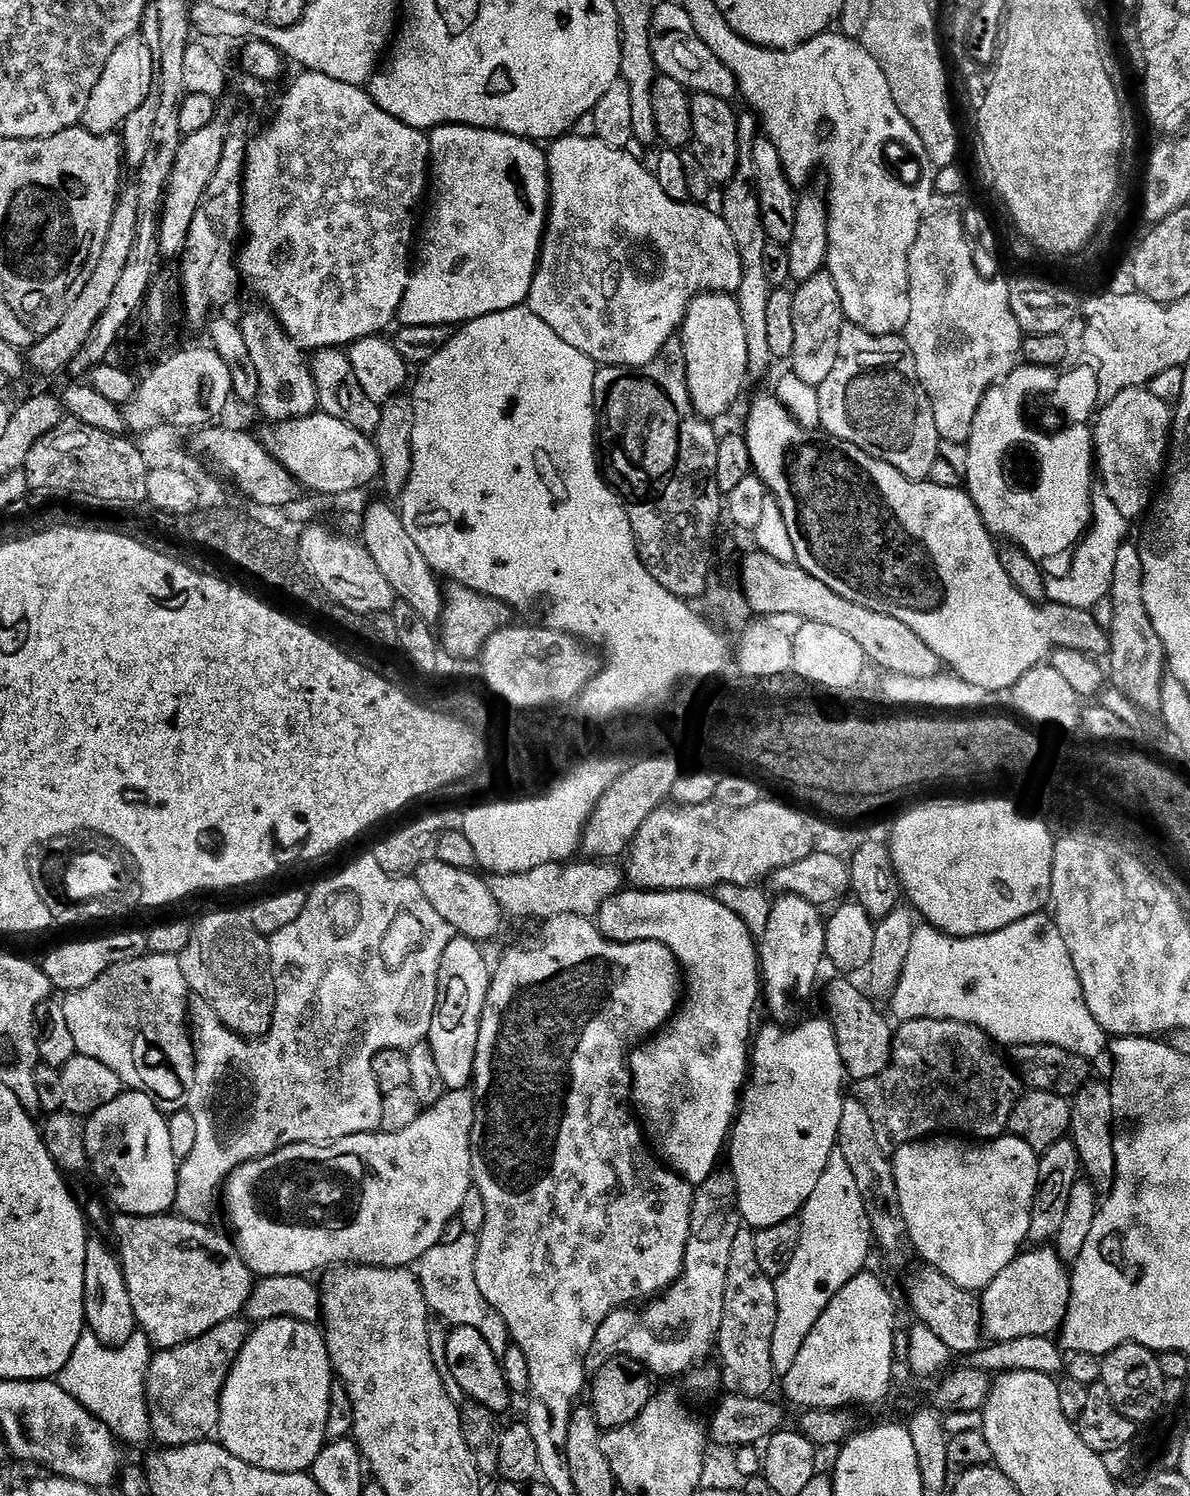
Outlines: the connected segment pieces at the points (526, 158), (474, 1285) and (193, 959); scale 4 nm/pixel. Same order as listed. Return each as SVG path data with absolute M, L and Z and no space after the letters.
M442 124L438 128L431 129L428 136L430 142L430 150L432 151L432 158L430 161L430 199L426 204L426 212L428 208L428 217L423 217L422 231L418 236L418 252L420 248L420 257L415 257L414 271L408 277L408 289L404 295L404 301L400 303L400 310L398 313L398 320L403 327L411 330L417 330L417 328L436 328L439 324L456 324L455 326L463 326L468 323L469 320L477 320L482 318L486 314L494 314L495 312L501 312L502 310L510 310L511 308L519 308L528 299L528 295L532 290L532 283L536 277L536 268L540 264L540 247L544 245L544 230L548 226L548 205L552 199L552 187L550 186L550 178L548 177L548 153L539 143L525 140L522 136L511 136L508 132L497 132L494 128L471 128L469 124Z
M460 1236L457 1240L449 1239L447 1242L435 1244L424 1257L418 1261L418 1275L420 1284L424 1287L424 1296L427 1299L429 1309L433 1313L436 1312L444 1320L449 1320L449 1325L458 1328L473 1328L478 1330L478 1334L482 1334L482 1338L486 1338L486 1342L490 1346L490 1350L494 1350L494 1354L503 1358L508 1354L510 1349L510 1337L508 1327L502 1318L502 1314L494 1308L486 1300L482 1294L482 1290L478 1288L478 1274L476 1273L476 1259L478 1258L478 1250L480 1245L477 1237Z
M247 911L212 912L209 914L209 916L202 917L200 921L195 921L189 946L178 956L191 995L206 1001L206 1003L210 1006L210 1010L214 1010L214 1014L218 1014L218 1018L223 1024L227 1025L229 1030L236 1032L239 1036L245 1038L267 1037L268 1032L272 1029L272 1022L276 1014L276 972L272 968L272 959L270 958L270 946L268 945L268 941L269 939L264 936L263 932L254 930L254 926L250 924L250 918L248 917Z

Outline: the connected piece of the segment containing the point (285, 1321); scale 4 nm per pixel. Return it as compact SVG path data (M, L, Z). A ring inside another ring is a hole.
M289 1316L263 1321L253 1328L256 1329L249 1334L240 1353L237 1356L235 1353L221 1391L219 1443L227 1452L234 1454L234 1458L242 1458L242 1462L262 1470L308 1472L329 1439L328 1419L332 1416L334 1369L328 1356L325 1333L316 1324L307 1324Z

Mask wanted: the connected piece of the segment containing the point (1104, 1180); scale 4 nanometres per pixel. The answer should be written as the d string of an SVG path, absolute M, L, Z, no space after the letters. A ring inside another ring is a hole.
M1092 1080L1080 1088L1077 1096L1071 1097L1072 1126L1070 1141L1076 1147L1084 1172L1101 1194L1111 1192L1116 1181L1116 1111L1111 1087L1100 1080Z

